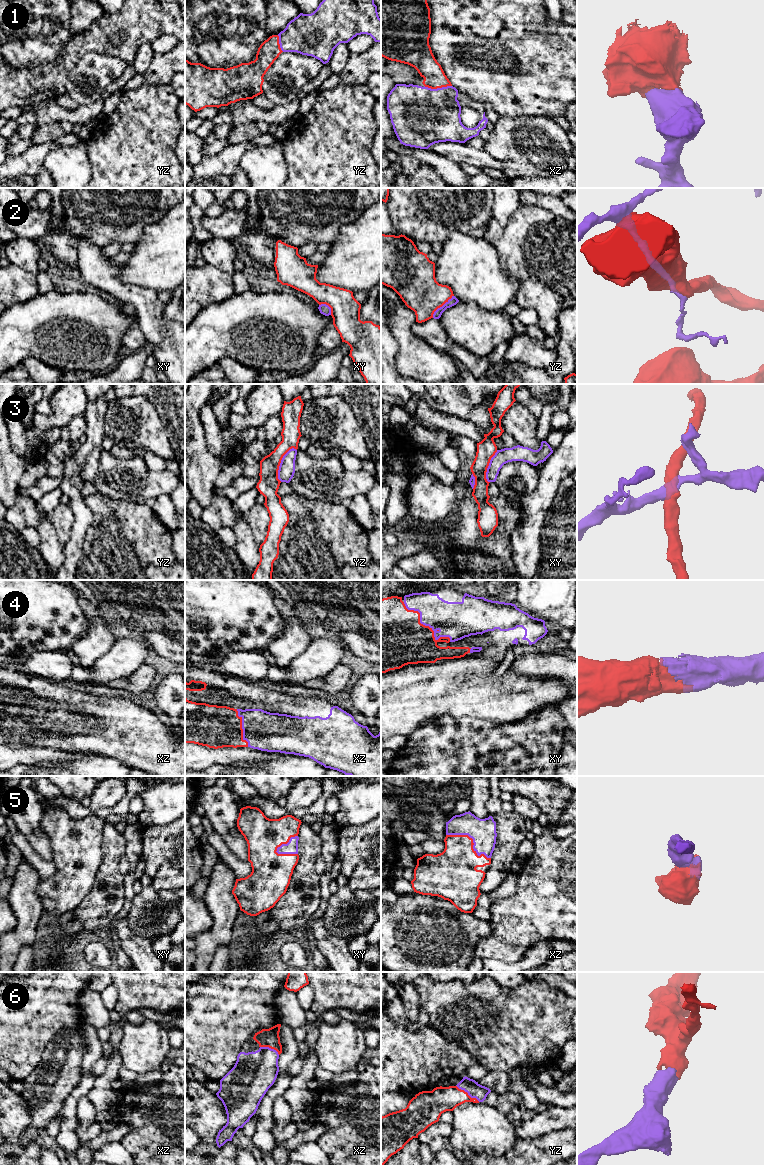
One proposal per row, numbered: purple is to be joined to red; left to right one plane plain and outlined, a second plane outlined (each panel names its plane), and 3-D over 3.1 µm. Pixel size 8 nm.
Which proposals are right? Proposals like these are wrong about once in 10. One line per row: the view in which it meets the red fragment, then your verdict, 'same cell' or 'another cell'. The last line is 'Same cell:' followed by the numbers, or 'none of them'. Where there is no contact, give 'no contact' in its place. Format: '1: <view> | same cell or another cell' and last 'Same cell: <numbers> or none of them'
1: xz | same cell
2: yz | same cell
3: yz | another cell
4: xy | same cell
5: xz | same cell
6: yz | same cell
Same cell: 1, 2, 4, 5, 6

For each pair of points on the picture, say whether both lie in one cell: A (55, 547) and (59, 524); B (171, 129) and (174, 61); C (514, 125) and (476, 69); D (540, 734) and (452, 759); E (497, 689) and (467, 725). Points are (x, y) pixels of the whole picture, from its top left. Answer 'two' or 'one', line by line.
A: two
B: two
C: two
D: one
E: two

